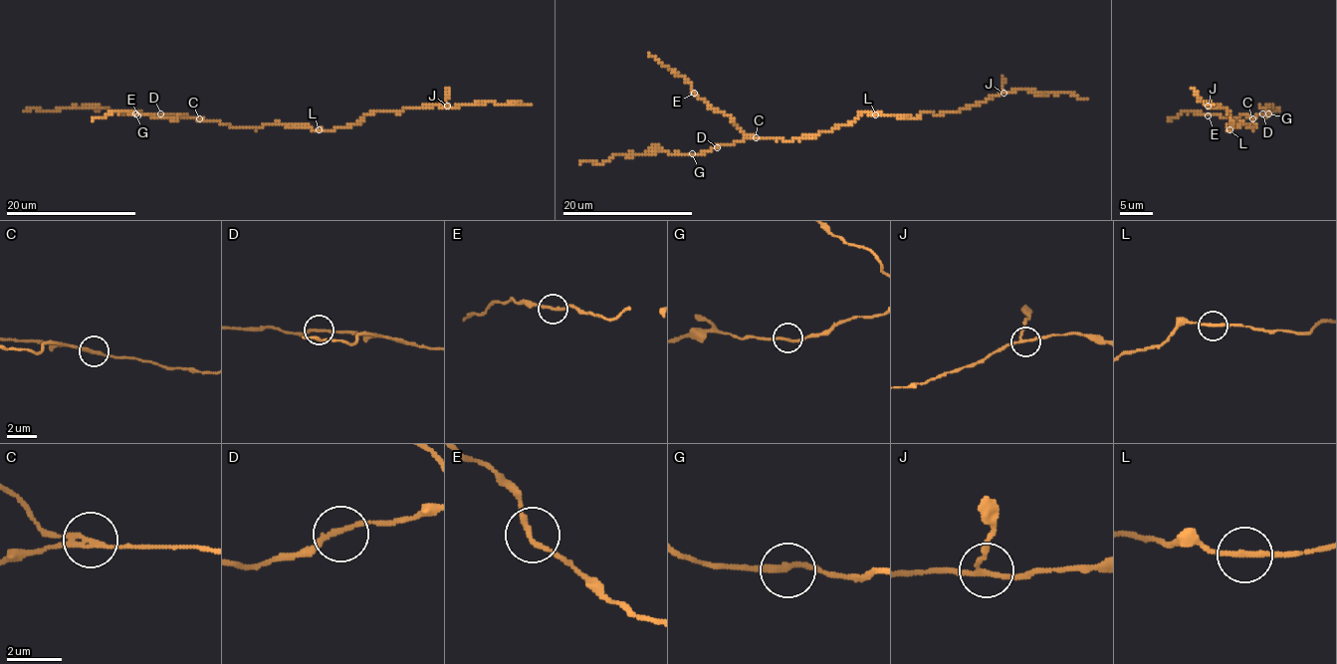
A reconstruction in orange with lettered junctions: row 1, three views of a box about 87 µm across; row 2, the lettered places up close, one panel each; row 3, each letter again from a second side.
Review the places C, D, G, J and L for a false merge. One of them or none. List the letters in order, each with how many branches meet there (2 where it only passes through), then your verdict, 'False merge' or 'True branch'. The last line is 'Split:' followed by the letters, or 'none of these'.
C: Branches: 3. False merge
D: Branches: 2. True branch
G: Branches: 2. True branch
J: Branches: 3. True branch
L: Branches: 2. True branch
Split: C

